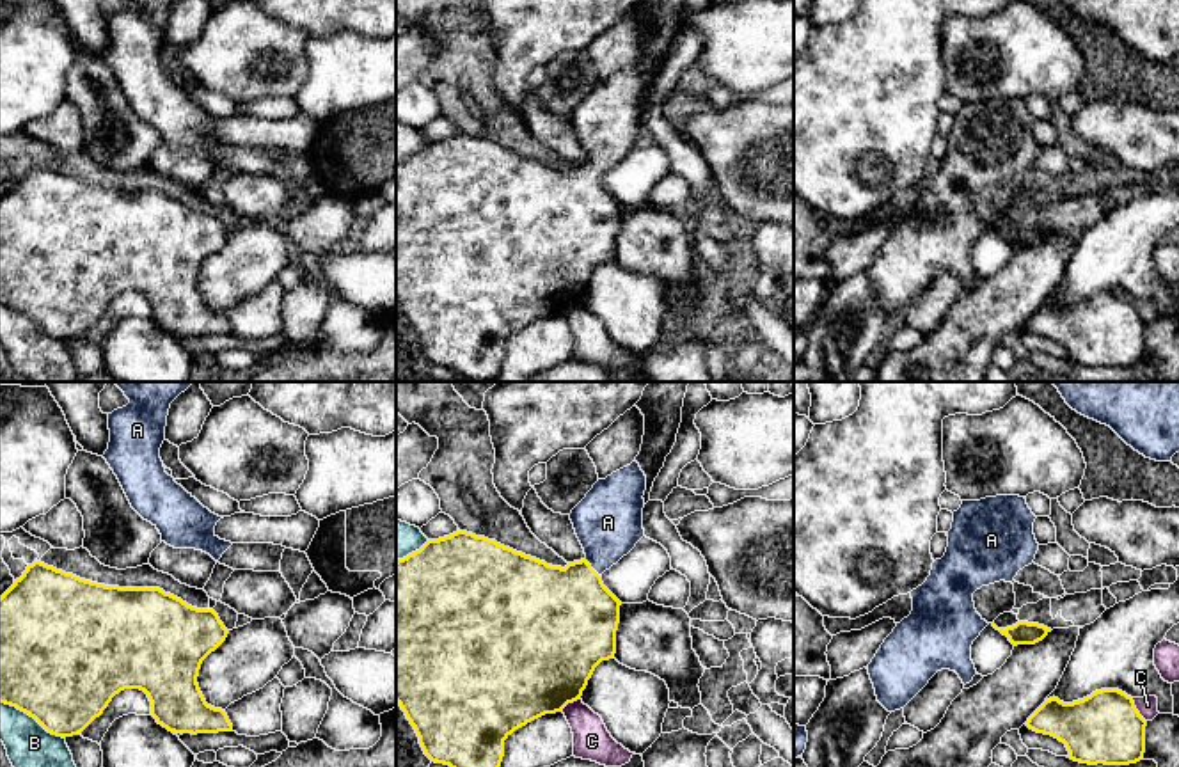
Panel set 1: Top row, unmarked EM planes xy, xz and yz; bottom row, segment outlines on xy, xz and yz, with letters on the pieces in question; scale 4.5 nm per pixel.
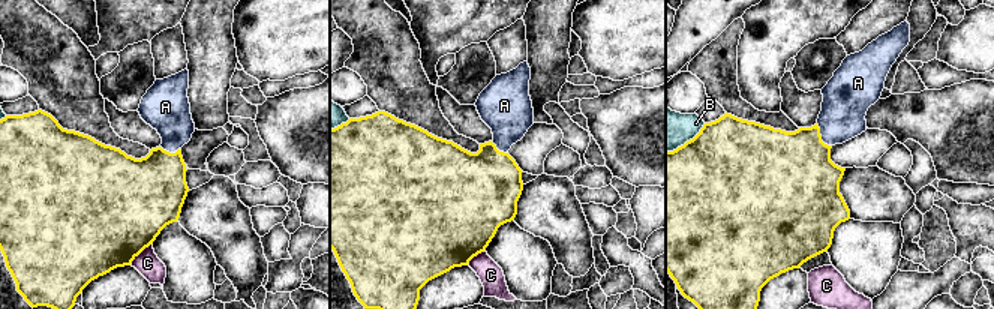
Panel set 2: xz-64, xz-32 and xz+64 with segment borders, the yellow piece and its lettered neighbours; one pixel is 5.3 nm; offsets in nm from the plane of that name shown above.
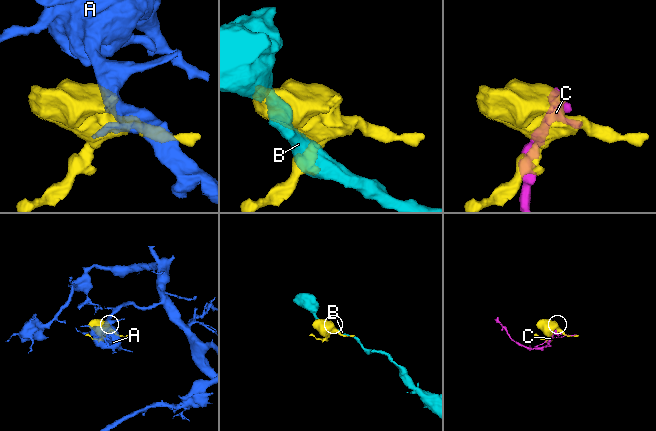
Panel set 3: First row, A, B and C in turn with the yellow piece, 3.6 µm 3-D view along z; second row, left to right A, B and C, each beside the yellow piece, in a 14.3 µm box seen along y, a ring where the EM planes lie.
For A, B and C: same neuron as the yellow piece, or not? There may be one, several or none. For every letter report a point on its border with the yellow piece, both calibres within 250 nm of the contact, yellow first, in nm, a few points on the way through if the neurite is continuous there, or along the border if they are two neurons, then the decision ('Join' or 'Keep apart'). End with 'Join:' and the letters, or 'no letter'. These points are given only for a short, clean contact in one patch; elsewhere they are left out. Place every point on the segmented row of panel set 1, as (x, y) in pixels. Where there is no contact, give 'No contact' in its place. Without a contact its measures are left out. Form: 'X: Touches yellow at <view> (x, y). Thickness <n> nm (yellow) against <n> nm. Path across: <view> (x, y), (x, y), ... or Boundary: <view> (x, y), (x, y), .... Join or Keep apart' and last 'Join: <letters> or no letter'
A: Touches yellow at xz (592, 569). Thickness 440 nm (yellow) against 300 nm. Path across: xz (565, 616), (592, 569), (604, 547), (608, 522). Join
B: Touches yellow at xy (32, 716). Thickness 500 nm (yellow) against 200 nm. Keep apart
C: Touches yellow at yz (1137, 711). Thickness 320 nm (yellow) against 90 nm. Keep apart
Join: A

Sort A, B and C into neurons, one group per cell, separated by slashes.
A / B / C

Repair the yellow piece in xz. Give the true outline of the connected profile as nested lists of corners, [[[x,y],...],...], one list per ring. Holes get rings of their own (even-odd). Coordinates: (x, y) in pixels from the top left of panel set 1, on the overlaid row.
[[[637,462],[598,479],[570,513],[586,557],[565,568],[467,531],[428,540],[419,550],[396,561],[396,701],[431,762],[449,767],[501,767],[504,740],[515,730],[581,700],[595,668],[614,659],[621,602],[600,575],[645,536],[645,490],[646,476]]]

